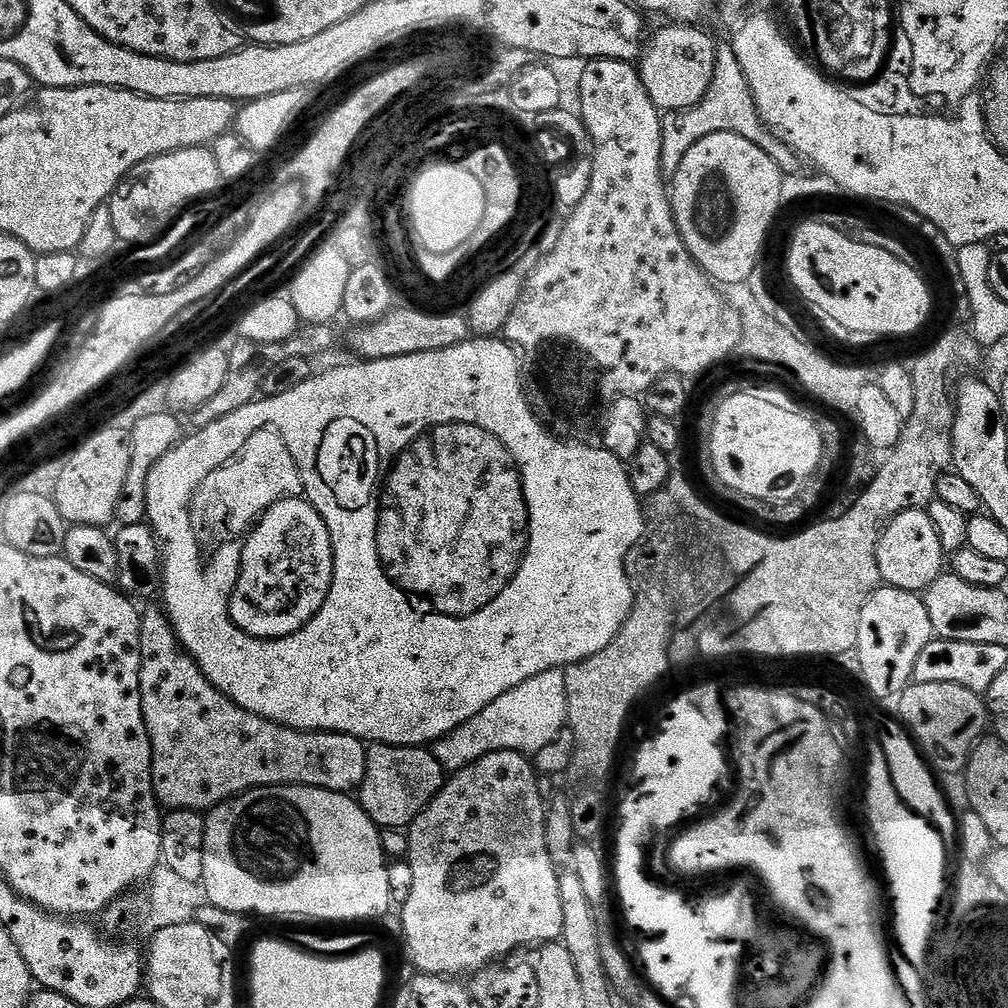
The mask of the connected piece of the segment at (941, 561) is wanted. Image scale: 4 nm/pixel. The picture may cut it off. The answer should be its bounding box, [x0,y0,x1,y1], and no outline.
[876,508,946,594]

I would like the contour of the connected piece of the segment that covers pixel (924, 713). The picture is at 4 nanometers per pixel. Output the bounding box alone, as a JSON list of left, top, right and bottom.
[898,682,990,773]

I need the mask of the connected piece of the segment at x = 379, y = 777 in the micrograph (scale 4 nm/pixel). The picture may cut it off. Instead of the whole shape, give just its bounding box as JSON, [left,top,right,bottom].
[358,744,446,829]

